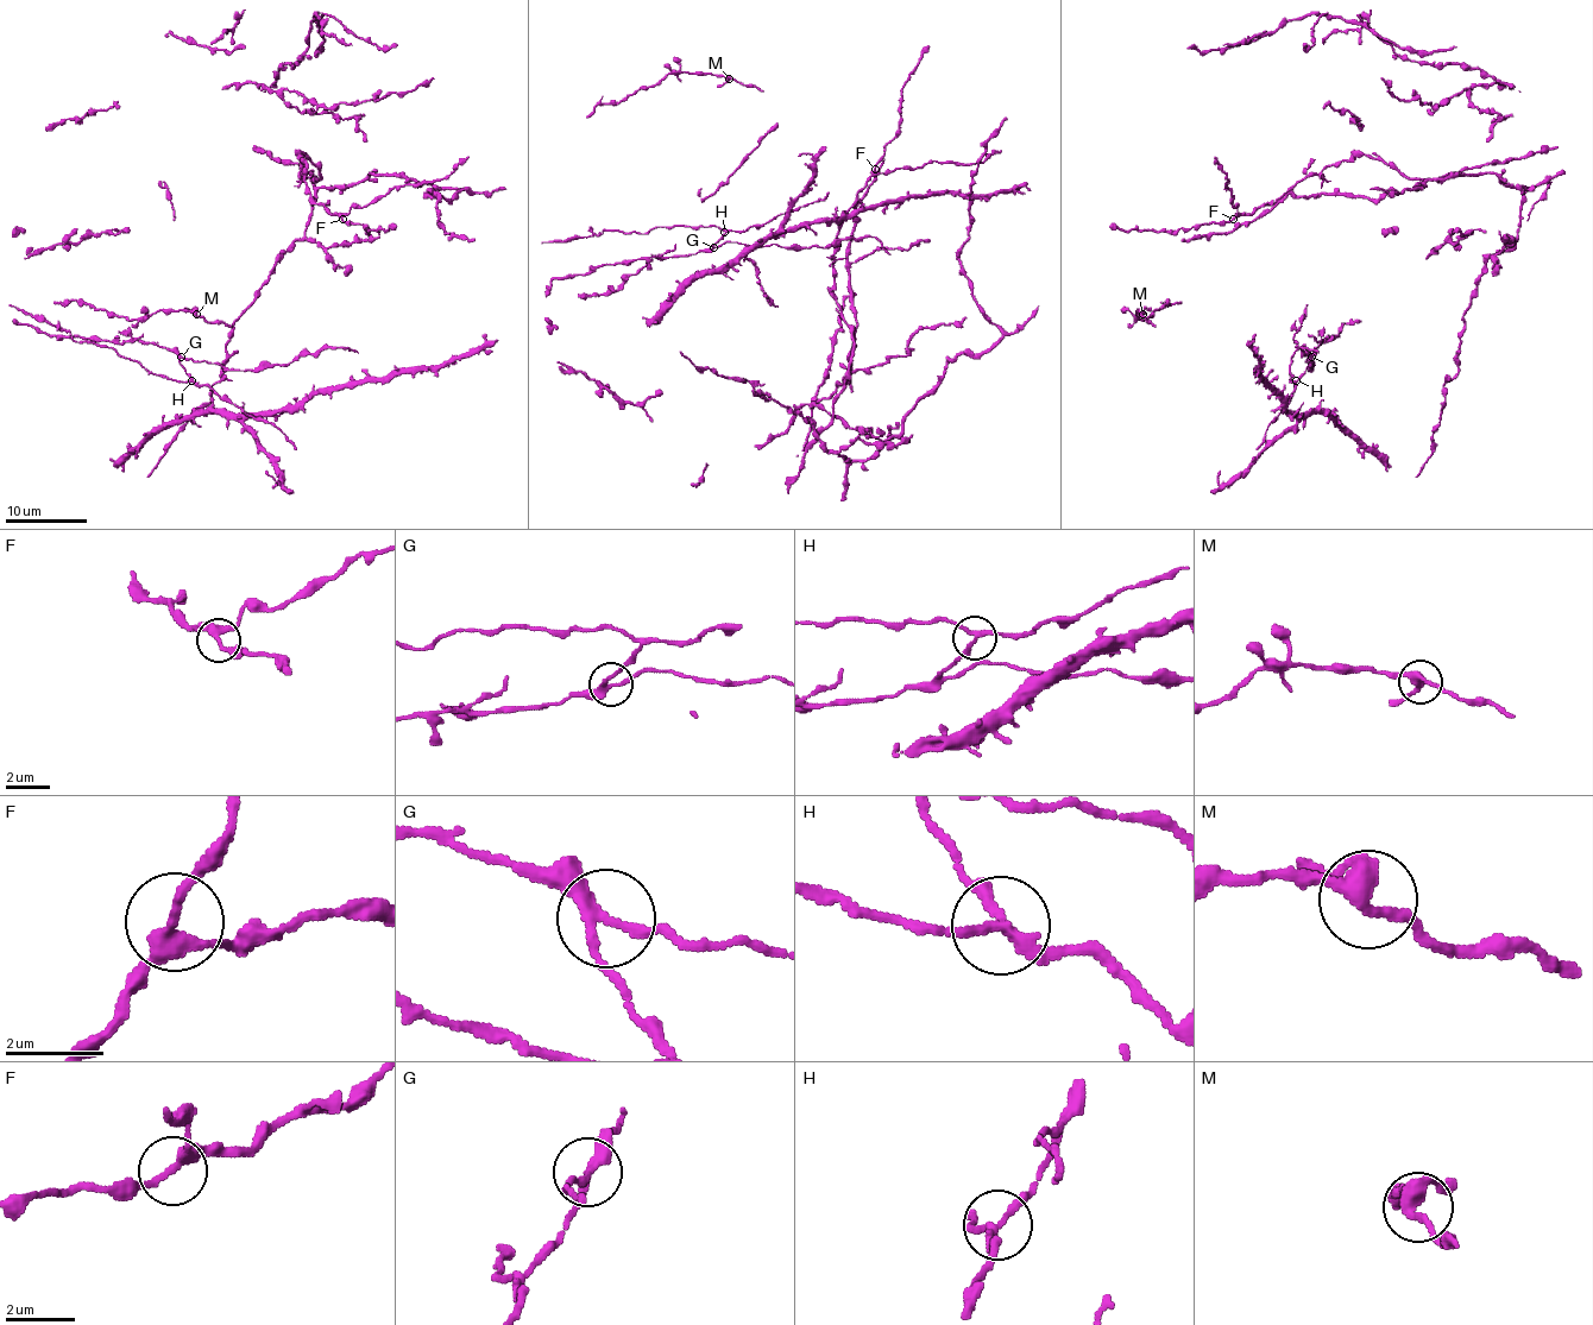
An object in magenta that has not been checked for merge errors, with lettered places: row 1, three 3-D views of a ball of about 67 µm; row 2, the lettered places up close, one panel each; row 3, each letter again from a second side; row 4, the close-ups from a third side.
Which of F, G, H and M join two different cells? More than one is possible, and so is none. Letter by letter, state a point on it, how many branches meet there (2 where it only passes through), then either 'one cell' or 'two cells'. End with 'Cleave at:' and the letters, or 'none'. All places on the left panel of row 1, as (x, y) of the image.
F: at (342, 219); 3 branches meet; one cell
G: at (181, 357); 3 branches meet; two cells
H: at (191, 380); 3 branches meet; one cell
M: at (196, 314); 3 branches meet; one cell
Cleave at: G

